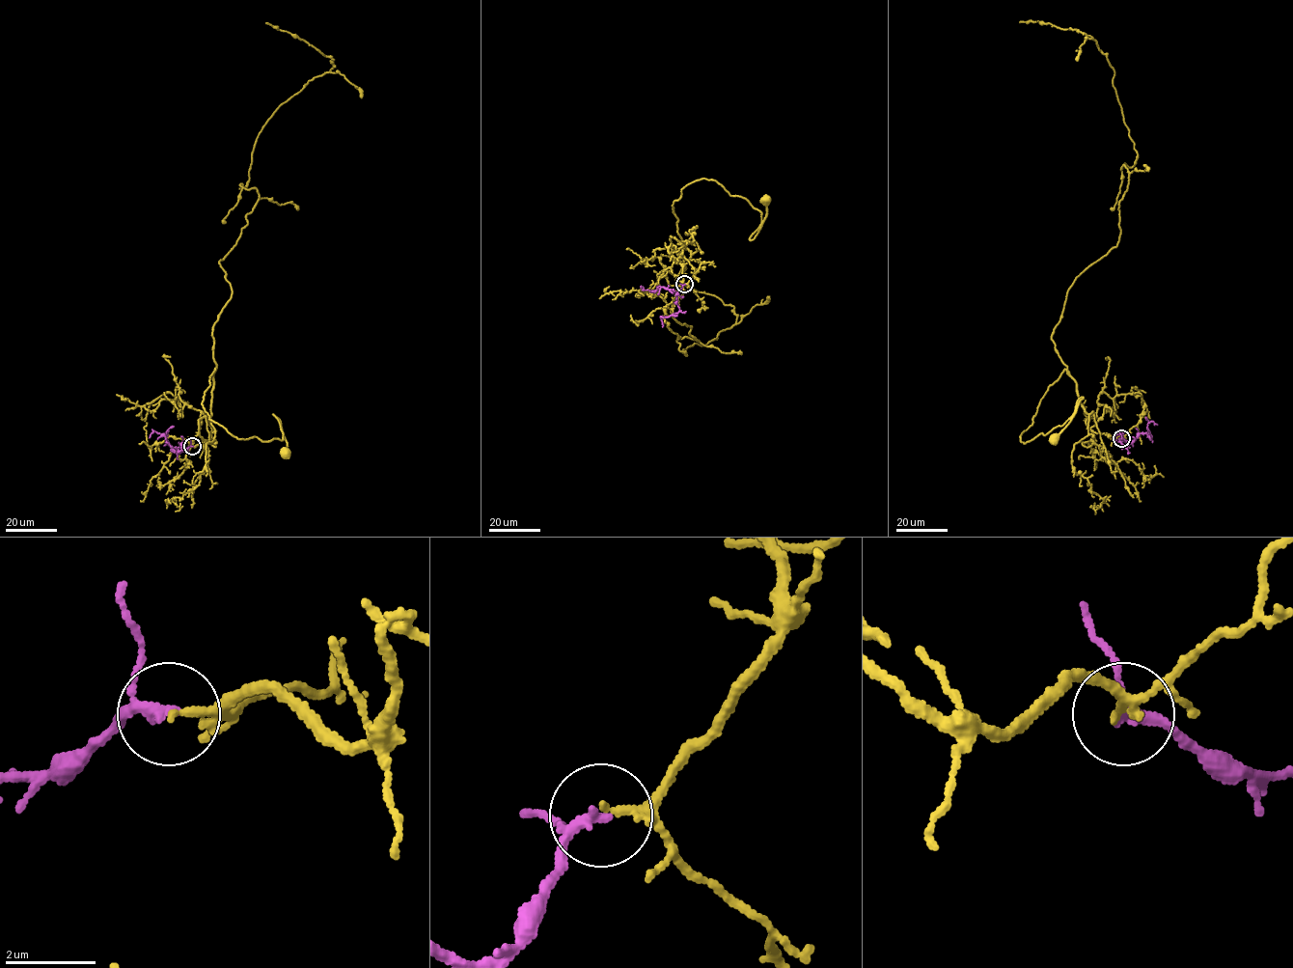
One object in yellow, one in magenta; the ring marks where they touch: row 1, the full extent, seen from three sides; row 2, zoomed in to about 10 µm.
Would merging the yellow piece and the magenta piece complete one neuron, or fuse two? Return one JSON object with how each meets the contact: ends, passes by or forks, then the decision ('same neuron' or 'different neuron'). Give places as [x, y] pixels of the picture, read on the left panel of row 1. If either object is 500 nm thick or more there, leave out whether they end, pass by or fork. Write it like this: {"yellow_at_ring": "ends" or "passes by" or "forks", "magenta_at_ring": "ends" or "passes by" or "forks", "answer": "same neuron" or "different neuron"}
{"yellow_at_ring": "passes by", "magenta_at_ring": "passes by", "answer": "same neuron"}

